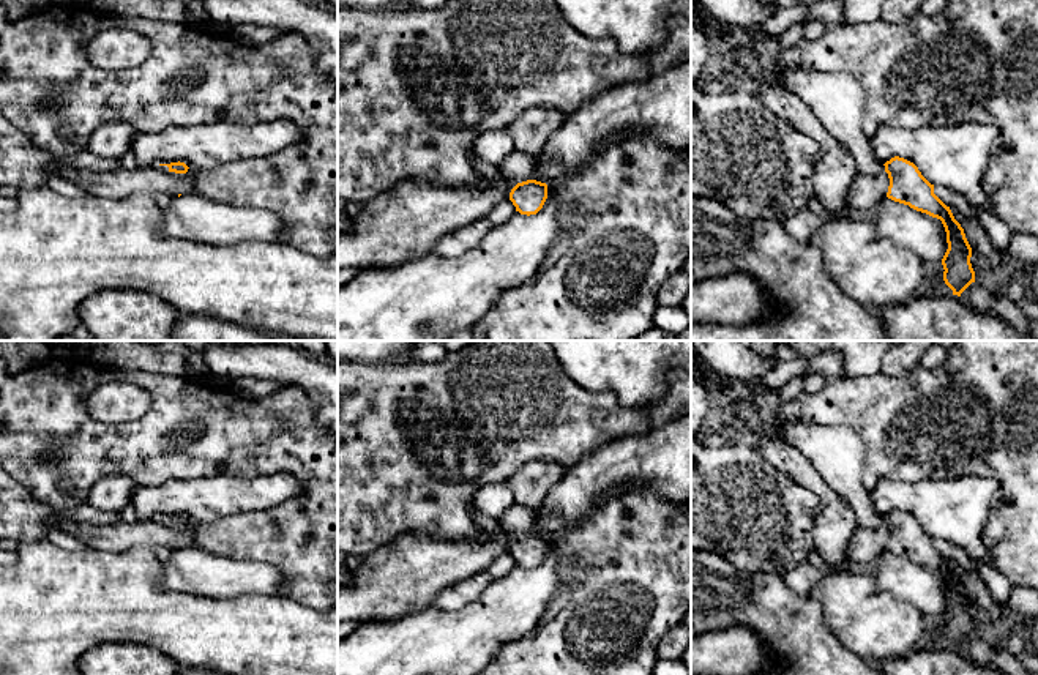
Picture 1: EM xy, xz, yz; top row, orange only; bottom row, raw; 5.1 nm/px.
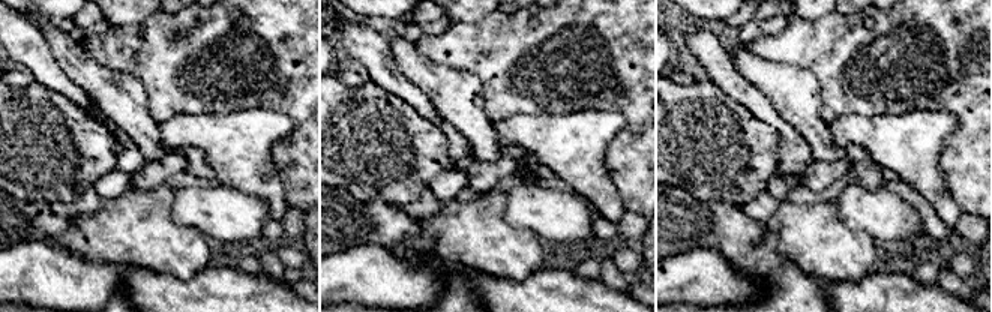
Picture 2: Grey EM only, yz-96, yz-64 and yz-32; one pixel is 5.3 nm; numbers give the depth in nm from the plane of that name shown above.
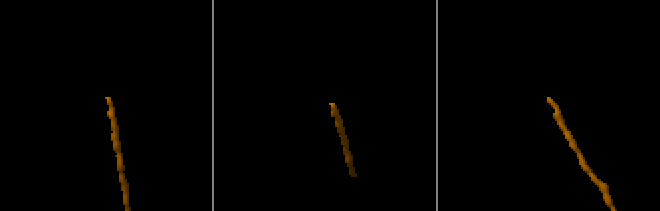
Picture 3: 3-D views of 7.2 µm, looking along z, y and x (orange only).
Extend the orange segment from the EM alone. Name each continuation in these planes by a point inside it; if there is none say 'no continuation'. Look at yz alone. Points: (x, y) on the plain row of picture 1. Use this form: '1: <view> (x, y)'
1: yz (838, 453)

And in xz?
1: xz (518, 519)

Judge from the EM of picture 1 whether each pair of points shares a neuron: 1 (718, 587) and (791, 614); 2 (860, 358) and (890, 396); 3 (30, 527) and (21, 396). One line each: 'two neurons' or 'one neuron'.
1: one neuron
2: two neurons
3: two neurons

